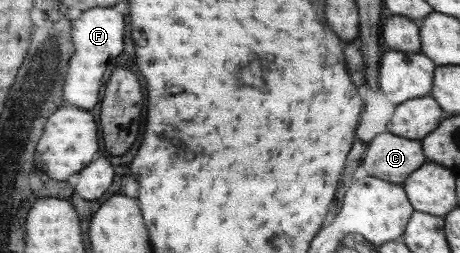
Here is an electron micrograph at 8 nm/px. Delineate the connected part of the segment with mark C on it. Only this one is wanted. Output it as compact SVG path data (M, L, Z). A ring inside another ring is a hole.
M383 132L362 153L361 164L371 177L403 185L408 177L428 162L423 142Z

